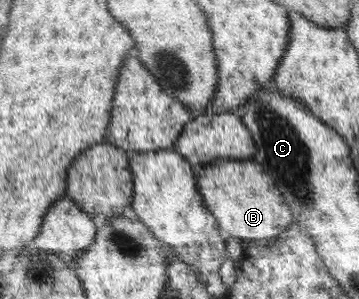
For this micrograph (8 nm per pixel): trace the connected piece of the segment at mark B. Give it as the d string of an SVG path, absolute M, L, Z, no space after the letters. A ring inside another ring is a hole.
M219 158L211 164L205 164L203 168L197 168L196 183L198 191L203 197L204 205L212 212L220 228L220 235L227 239L230 236L239 238L242 242L248 241L256 246L266 246L275 242L279 233L285 232L294 221L292 210L285 202L283 195L275 186L275 181L263 167L254 160L225 160Z

